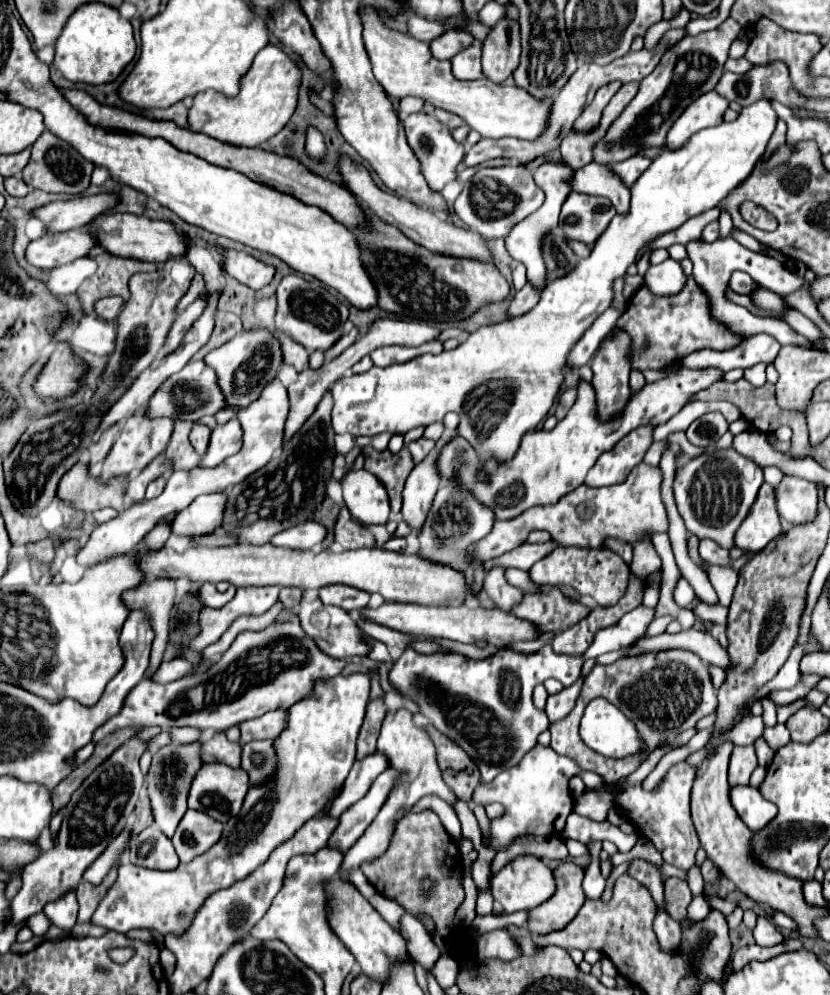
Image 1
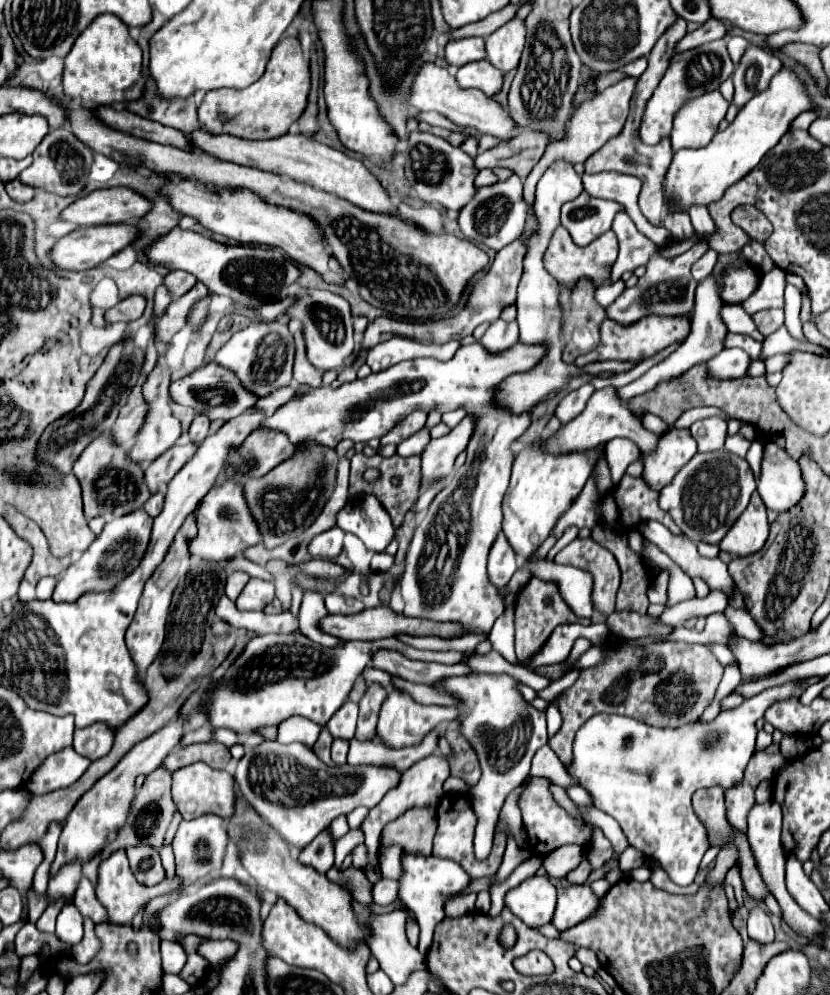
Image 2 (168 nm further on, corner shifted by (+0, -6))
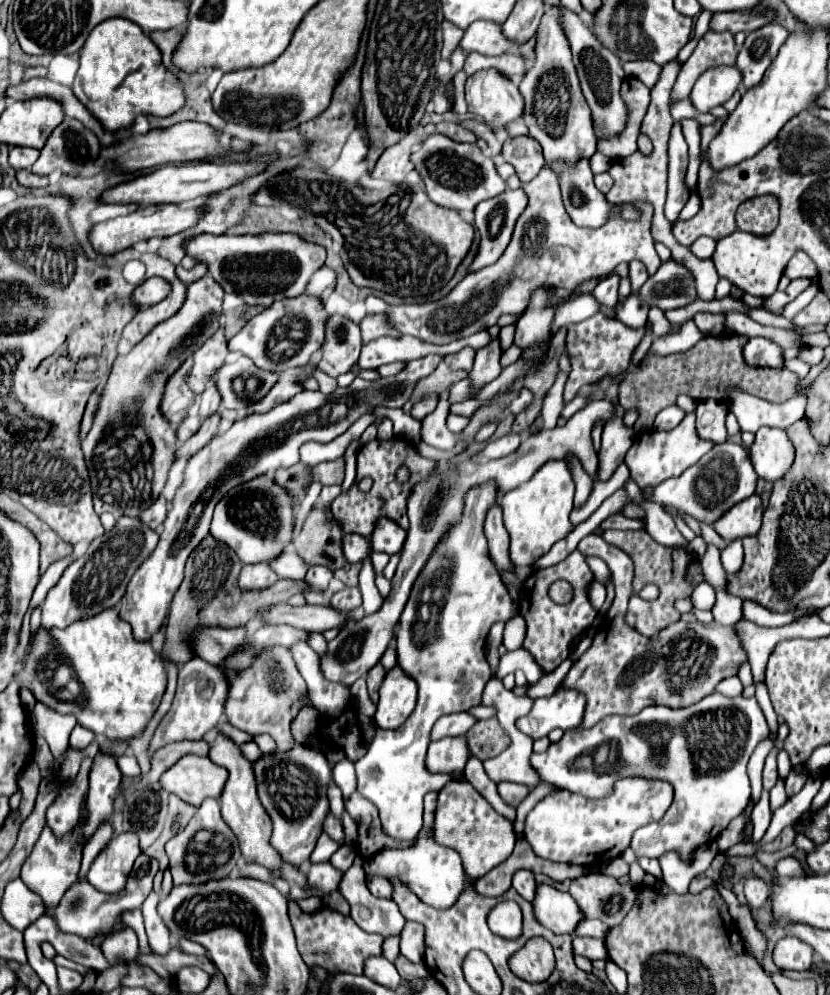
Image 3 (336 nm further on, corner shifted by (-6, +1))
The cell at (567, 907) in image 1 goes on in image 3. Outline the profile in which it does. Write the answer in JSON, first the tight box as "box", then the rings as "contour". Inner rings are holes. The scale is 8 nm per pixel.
{"box":[568,872,634,926],"contour":[[[600,872],[572,880],[568,892],[584,918],[598,918],[606,926],[620,924],[634,904],[634,884],[622,886],[616,878]]]}

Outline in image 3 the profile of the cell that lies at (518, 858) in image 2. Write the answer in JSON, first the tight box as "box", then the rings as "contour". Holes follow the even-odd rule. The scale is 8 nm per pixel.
{"box":[498,782,530,808],"contour":[[[500,782],[500,784],[498,784],[498,794],[500,794],[500,798],[502,798],[508,806],[516,808],[516,806],[530,794],[530,788],[528,788],[526,784]]]}

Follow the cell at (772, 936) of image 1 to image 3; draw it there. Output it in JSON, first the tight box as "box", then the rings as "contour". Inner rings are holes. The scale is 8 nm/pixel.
{"box":[744,878,770,910],"contour":[[[748,878],[744,884],[744,894],[754,910],[760,910],[770,898],[770,886],[762,878]]]}

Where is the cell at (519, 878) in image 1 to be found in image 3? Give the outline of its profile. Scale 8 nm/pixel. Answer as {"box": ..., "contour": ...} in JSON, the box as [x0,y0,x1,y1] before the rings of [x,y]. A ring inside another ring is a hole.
{"box":[532,884,584,934],"contour":[[[536,884],[532,908],[536,920],[554,934],[574,934],[576,924],[584,918],[568,892],[560,892],[548,884]]]}

